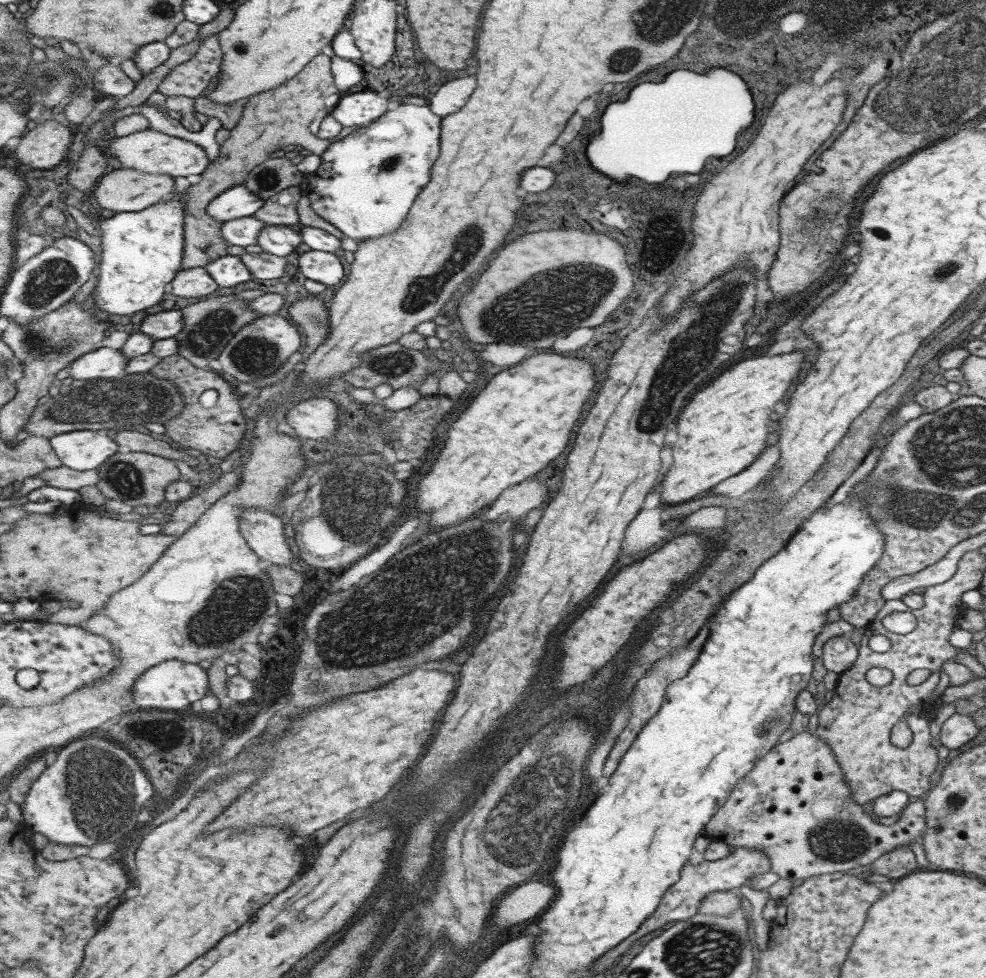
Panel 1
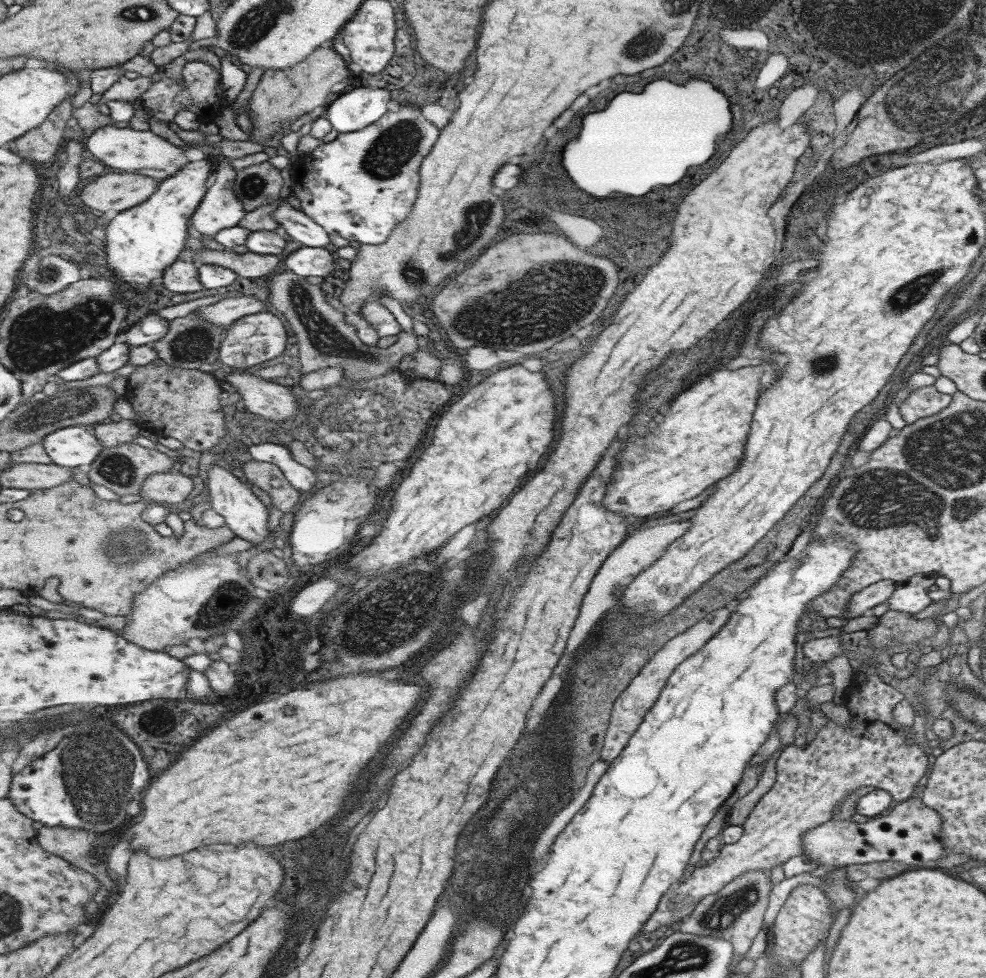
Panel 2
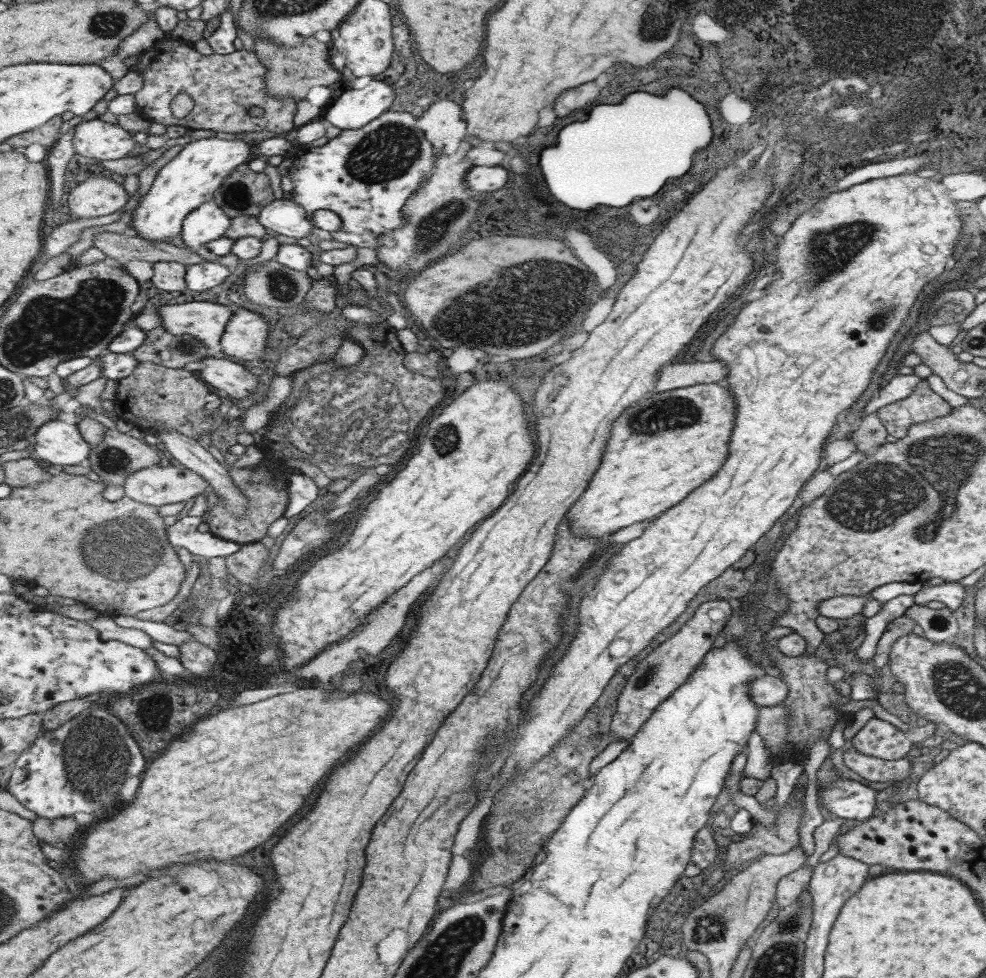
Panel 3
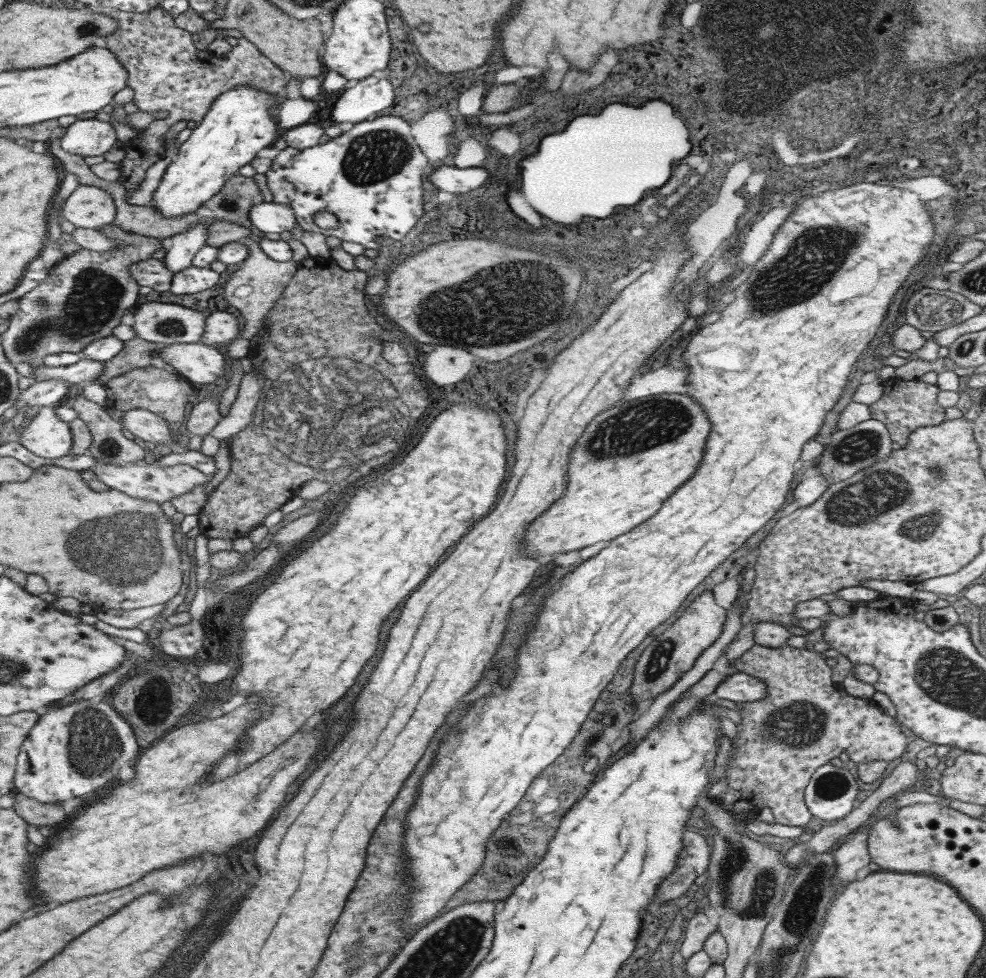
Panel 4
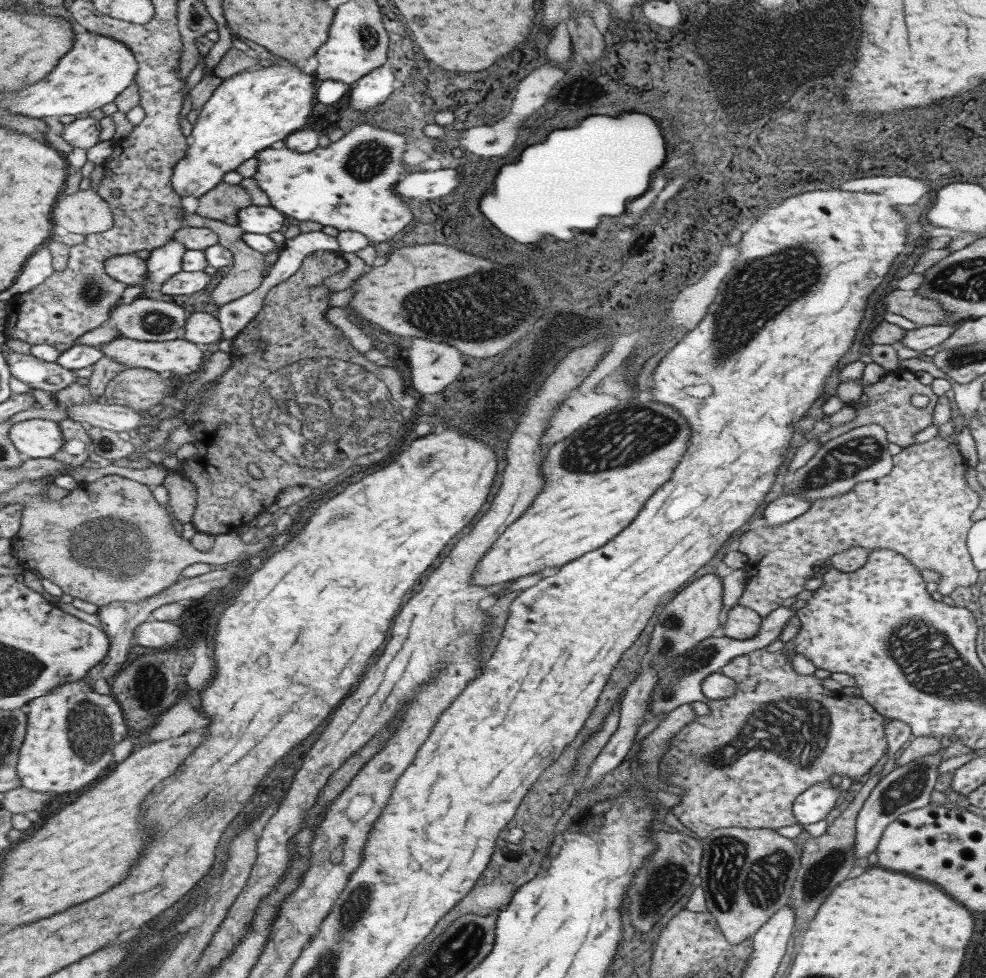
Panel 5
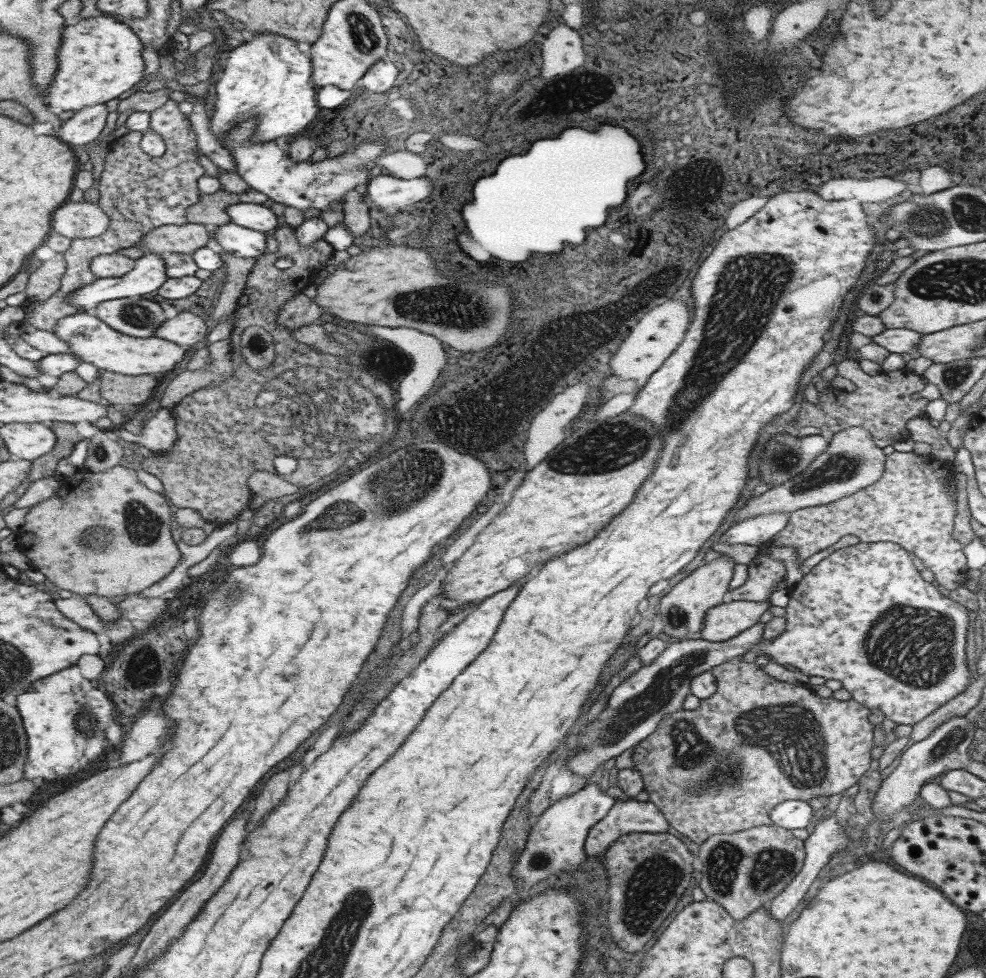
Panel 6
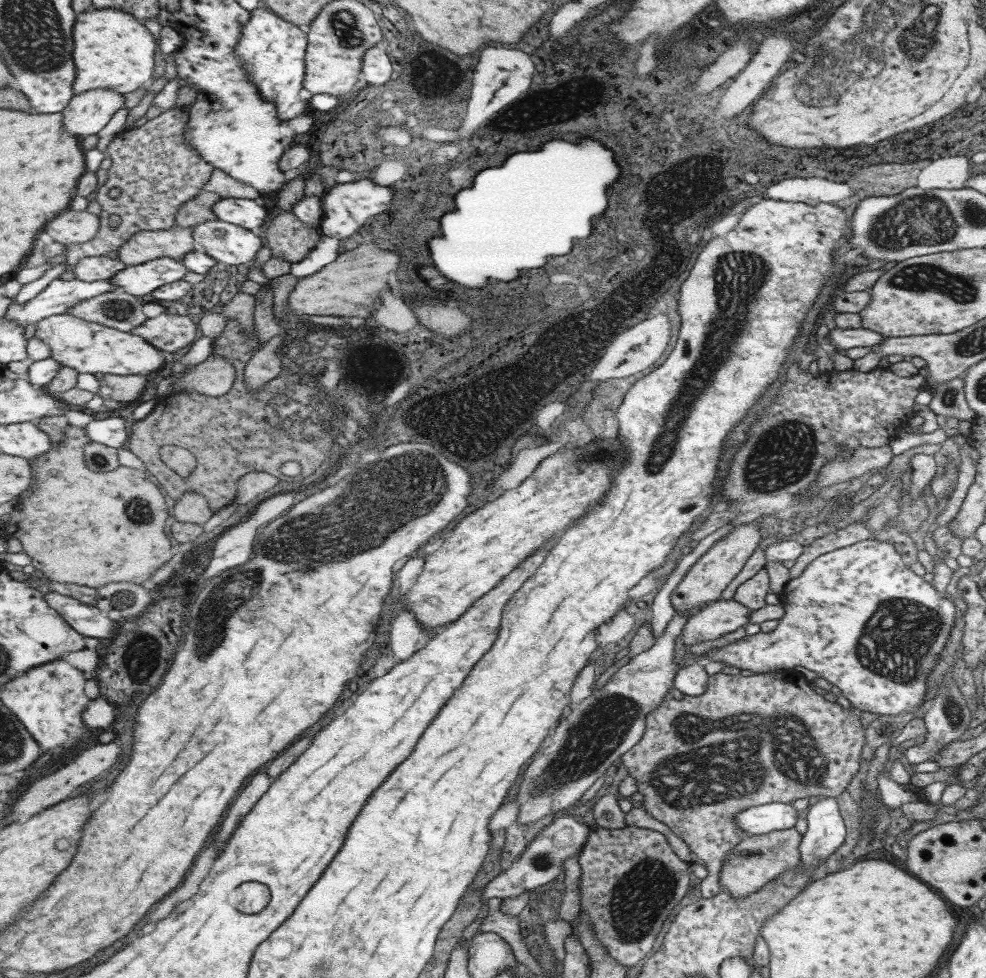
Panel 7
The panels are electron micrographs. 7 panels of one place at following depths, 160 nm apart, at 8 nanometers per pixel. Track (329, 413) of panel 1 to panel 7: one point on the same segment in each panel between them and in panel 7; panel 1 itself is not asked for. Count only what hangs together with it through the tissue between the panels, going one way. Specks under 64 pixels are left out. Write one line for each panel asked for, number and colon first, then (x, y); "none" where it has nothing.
2: (275, 402)
3: (227, 377)
4: (200, 363)
5: (177, 357)
6: (91, 339)
7: (88, 347)

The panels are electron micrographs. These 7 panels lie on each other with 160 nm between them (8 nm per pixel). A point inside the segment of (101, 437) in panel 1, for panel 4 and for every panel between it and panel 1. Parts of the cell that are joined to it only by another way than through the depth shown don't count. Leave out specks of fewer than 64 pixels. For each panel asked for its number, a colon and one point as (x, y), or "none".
2: (76, 446)
3: (57, 442)
4: (45, 435)

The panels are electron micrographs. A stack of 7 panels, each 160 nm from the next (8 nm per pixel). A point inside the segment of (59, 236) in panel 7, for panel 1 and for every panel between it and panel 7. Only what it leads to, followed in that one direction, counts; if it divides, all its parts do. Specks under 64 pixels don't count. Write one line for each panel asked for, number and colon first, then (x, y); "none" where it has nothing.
1: (122, 189)
2: (112, 193)
3: (101, 196)
4: (89, 206)
5: (85, 212)
6: (82, 219)

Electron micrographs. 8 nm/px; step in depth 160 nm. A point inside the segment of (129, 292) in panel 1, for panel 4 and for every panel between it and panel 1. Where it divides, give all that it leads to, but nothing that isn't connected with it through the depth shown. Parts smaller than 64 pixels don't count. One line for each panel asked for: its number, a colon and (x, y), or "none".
2: (142, 242)
3: (187, 182)
4: (239, 124)

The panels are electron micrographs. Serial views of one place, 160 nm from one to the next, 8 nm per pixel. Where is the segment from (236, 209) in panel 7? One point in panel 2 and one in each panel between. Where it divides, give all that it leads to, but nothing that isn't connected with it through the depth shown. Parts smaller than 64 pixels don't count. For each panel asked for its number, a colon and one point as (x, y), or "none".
2: (300, 226)
3: (286, 217)
4: (269, 217)
5: (257, 219)
6: (254, 216)

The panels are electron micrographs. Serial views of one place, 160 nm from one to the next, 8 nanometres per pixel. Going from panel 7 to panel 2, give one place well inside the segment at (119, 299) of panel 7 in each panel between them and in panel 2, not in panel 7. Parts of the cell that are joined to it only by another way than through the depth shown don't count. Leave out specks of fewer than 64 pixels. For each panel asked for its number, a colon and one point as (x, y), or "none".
2: (225, 312)
3: (207, 321)
4: (169, 323)
5: (145, 319)
6: (134, 316)

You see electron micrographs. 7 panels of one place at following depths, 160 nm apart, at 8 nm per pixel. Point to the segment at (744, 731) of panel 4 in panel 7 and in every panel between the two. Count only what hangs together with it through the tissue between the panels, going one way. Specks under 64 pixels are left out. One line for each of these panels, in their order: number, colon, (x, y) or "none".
5: (742, 765)
6: (707, 770)
7: (700, 761)

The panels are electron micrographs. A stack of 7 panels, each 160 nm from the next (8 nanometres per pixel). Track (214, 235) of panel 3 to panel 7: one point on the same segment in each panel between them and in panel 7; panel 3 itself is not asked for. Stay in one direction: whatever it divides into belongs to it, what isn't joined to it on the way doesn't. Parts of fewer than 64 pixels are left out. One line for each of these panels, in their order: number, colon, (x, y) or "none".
4: (181, 249)
5: (167, 261)
6: (149, 274)
7: (58, 297)

